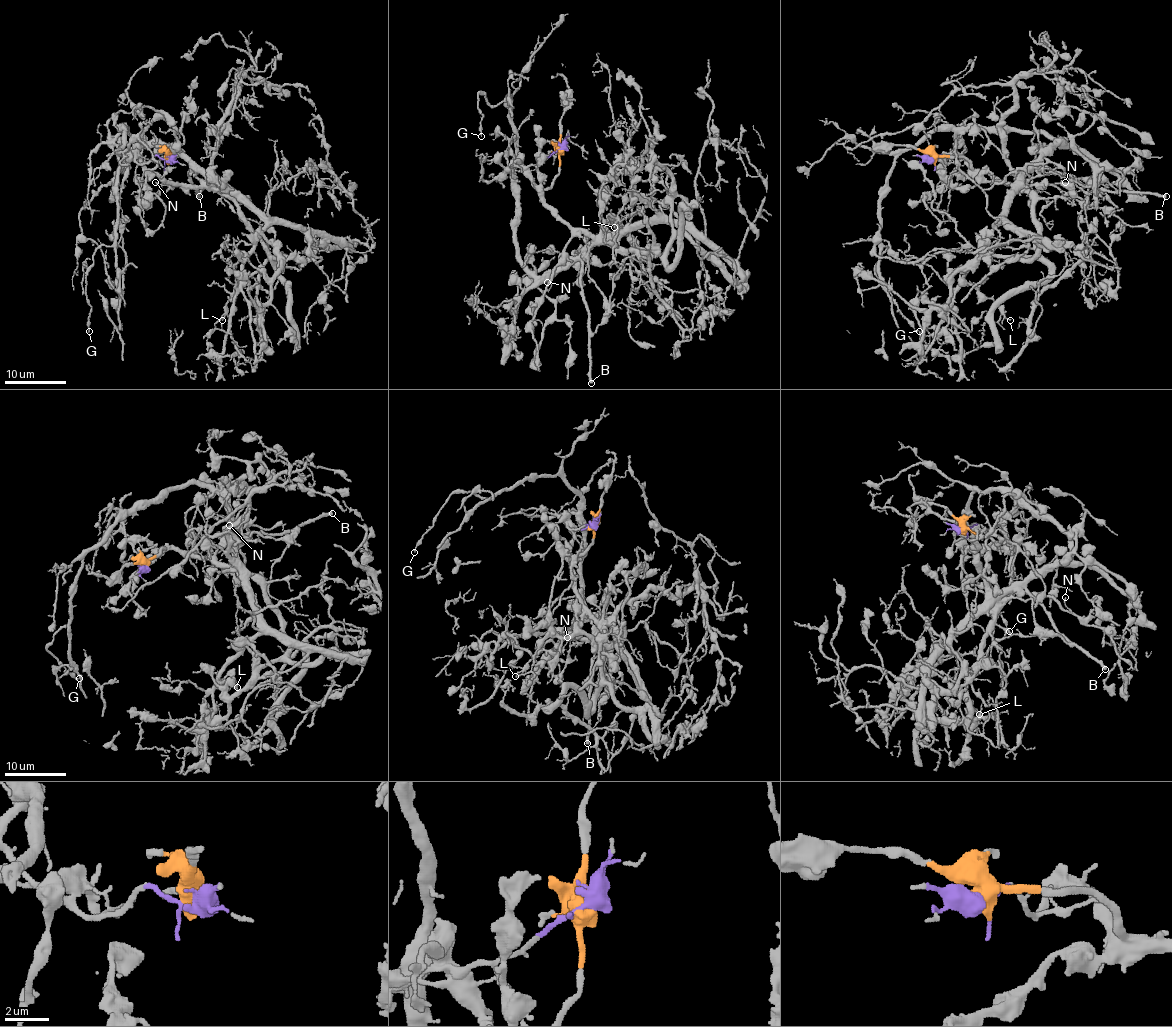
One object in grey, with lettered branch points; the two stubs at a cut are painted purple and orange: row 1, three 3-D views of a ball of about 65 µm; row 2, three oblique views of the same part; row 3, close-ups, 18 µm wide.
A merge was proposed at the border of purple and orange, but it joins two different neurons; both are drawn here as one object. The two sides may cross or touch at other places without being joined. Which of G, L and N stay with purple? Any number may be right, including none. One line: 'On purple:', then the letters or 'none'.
On purple: G

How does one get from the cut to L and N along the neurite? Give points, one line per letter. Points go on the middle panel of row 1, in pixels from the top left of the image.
L: (561, 149), (545, 203), (638, 253), (663, 255), (672, 235), (672, 176), (658, 169), (636, 181), (613, 227)
N: (561, 149), (559, 175), (542, 196), (567, 224), (572, 238), (565, 256), (547, 283), (548, 290), (547, 281)

